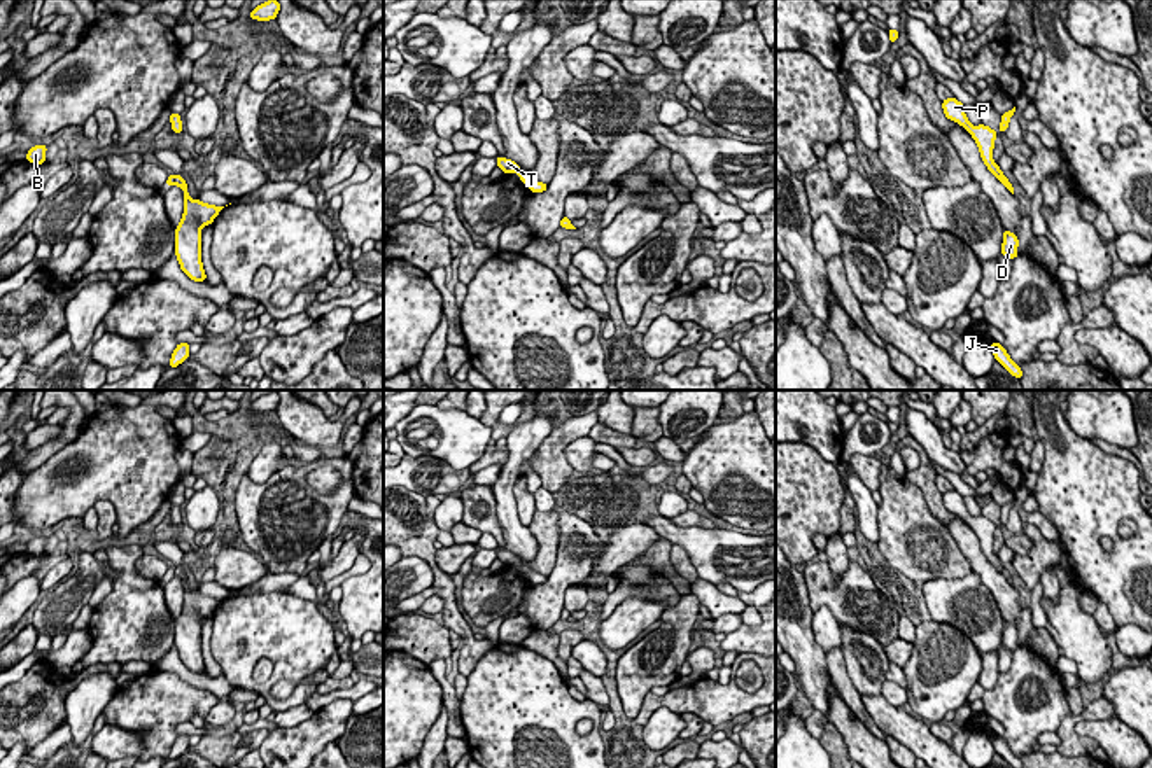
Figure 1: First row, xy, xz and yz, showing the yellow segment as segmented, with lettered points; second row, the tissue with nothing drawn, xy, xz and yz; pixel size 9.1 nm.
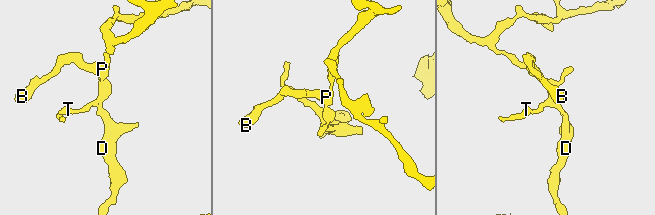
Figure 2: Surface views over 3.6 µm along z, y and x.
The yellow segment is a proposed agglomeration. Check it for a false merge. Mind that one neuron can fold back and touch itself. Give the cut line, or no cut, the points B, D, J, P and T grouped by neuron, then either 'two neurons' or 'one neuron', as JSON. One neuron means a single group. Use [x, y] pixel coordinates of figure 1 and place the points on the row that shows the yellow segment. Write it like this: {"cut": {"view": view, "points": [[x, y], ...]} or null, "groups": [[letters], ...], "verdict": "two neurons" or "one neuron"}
{"cut": {"view": "xy", "points": [[177, 175], [174, 182]]}, "groups": [["B", "P", "T"], ["D", "J"]], "verdict": "two neurons"}

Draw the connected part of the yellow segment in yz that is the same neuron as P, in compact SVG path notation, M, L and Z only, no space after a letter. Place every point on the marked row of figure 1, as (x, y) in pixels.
M947 98L942 101L942 108L947 119L961 124L975 140L979 150L980 150L980 157L984 161L984 164L987 166L987 170L998 178L1003 180L1003 171L1000 170L1000 166L993 161L993 147L994 147L994 138L998 136L998 133L994 129L991 129L989 126L979 124L977 128L973 128L970 124L970 121L966 119L963 103L958 101L956 98Z

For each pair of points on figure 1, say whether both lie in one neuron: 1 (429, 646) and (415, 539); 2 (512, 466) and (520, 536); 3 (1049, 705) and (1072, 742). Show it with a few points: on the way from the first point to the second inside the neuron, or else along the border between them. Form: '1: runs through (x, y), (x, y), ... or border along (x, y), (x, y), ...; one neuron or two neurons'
1: border along (443, 623), (449, 630); two neurons
2: runs through (506, 483), (508, 518); one neuron
3: border along (1070, 712), (1054, 732); two neurons

